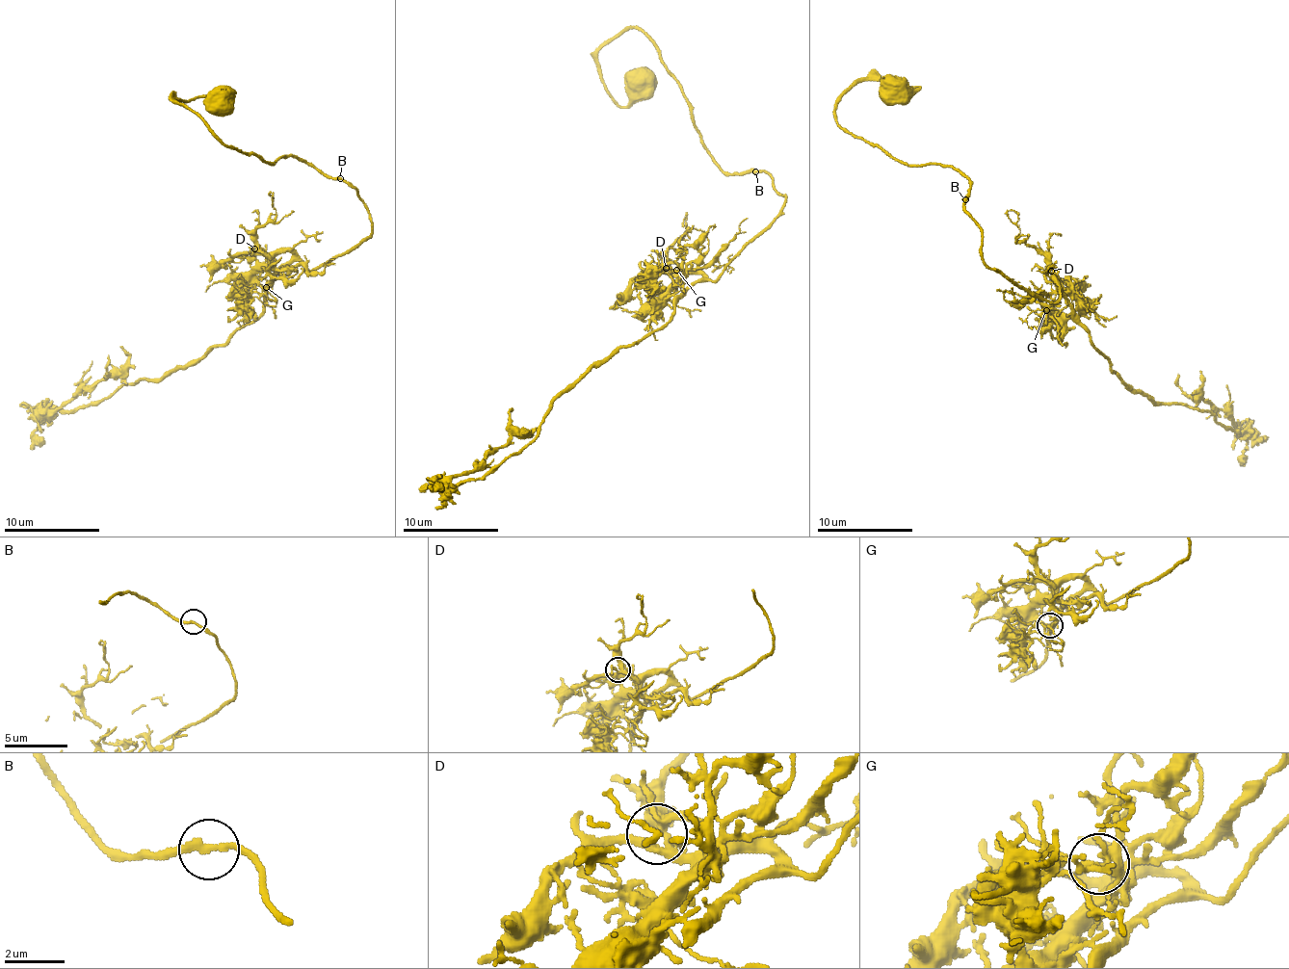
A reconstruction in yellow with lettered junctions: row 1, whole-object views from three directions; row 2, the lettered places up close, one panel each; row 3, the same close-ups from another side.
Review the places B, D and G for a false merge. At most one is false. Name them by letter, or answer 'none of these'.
none of these

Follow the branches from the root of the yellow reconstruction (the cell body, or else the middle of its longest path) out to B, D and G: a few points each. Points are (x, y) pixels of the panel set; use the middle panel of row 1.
B: (640, 82), (620, 106), (596, 61), (632, 27), (678, 85), (704, 150), (723, 171), (756, 171)
D: (640, 82), (620, 106), (596, 61), (632, 27), (723, 171), (766, 172), (786, 198), (715, 280), (666, 268)
G: (640, 82), (620, 106), (596, 61), (632, 27), (723, 171), (786, 198), (715, 280), (676, 270)

